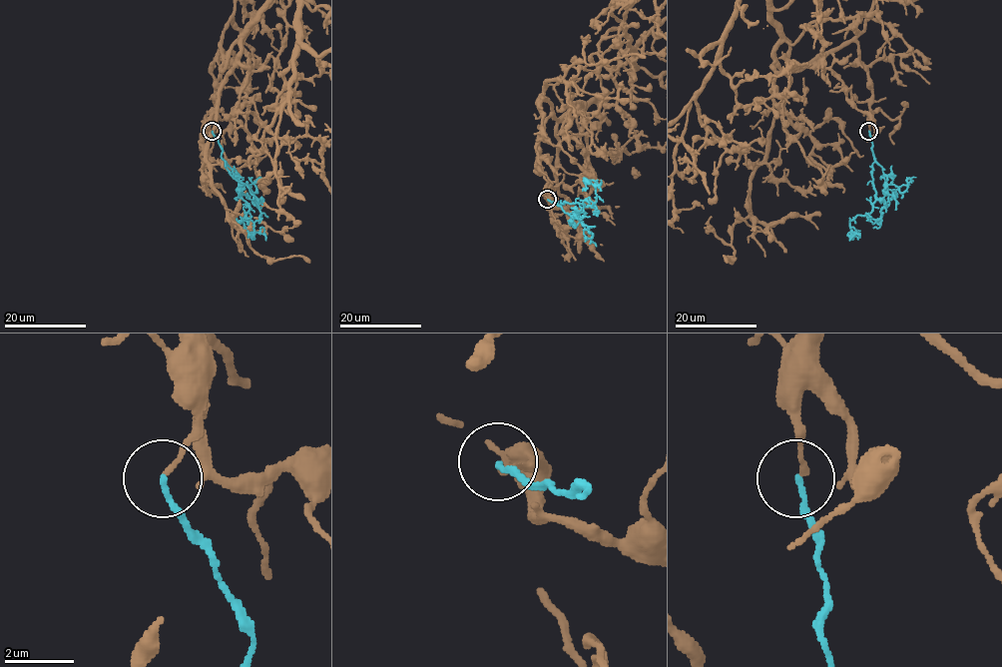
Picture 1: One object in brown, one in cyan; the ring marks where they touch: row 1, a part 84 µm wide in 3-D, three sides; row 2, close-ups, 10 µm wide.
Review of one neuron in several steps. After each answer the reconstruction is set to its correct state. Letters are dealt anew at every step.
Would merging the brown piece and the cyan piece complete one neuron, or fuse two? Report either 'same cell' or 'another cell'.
another cell

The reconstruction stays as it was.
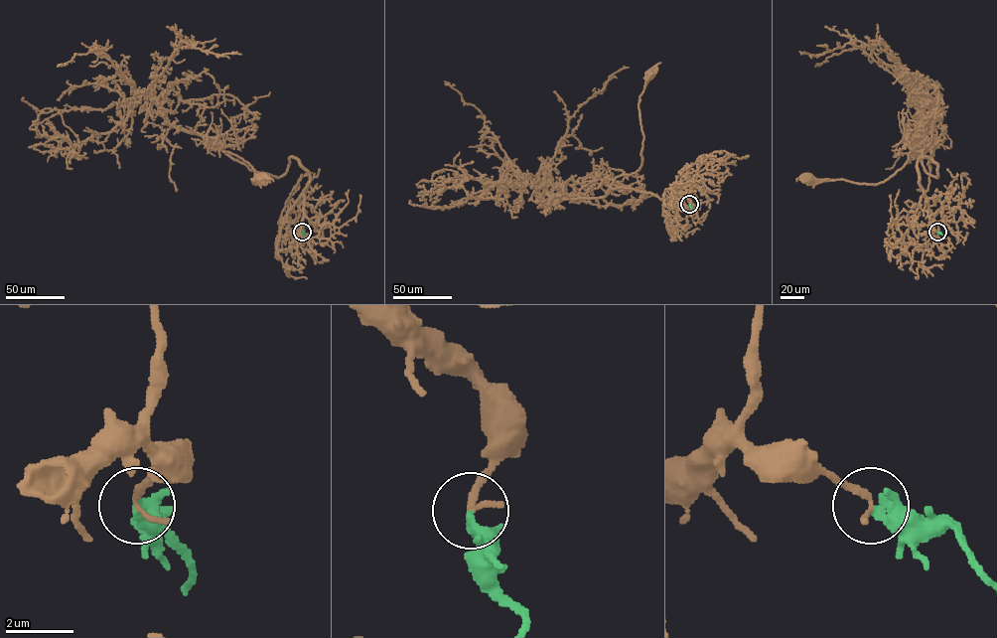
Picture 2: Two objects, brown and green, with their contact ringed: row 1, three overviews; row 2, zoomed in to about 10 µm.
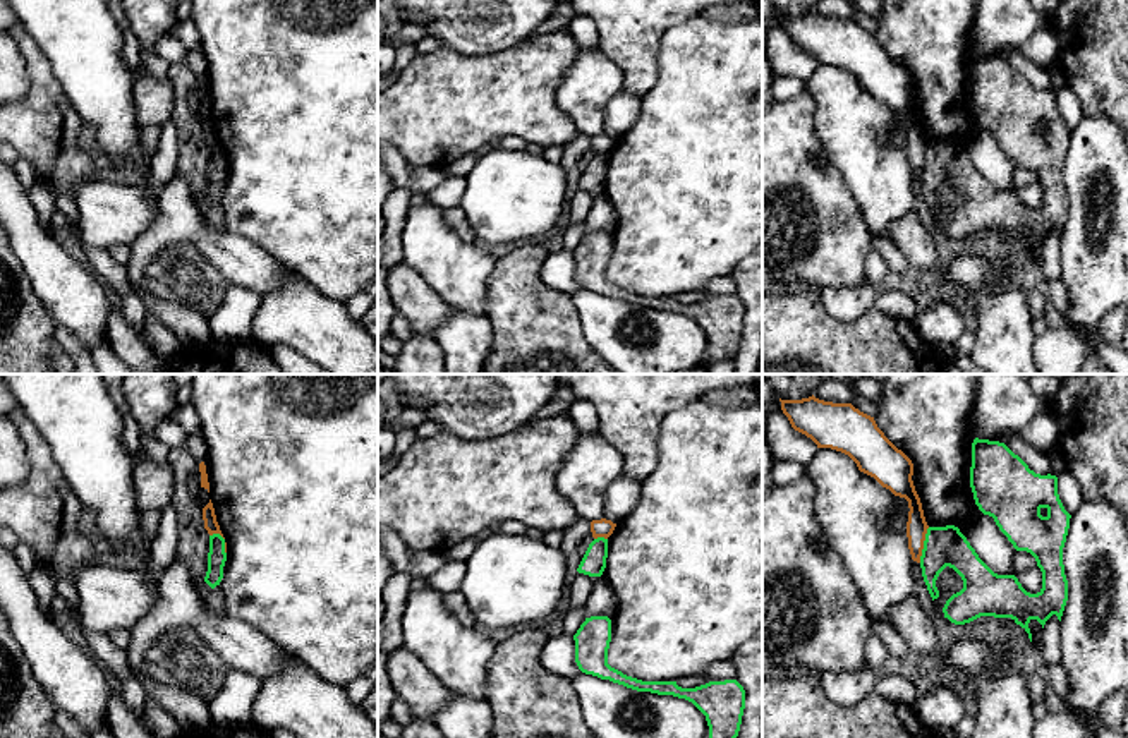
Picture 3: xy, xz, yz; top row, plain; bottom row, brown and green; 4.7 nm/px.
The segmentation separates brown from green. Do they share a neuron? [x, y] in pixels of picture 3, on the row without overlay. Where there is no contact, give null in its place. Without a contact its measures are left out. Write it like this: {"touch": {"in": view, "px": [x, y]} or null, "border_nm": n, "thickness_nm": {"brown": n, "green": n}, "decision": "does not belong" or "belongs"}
{"touch": {"in": "yz", "px": [922, 160]}, "border_nm": 180, "thickness_nm": {"brown": 100, "green": 190}, "decision": "does not belong"}

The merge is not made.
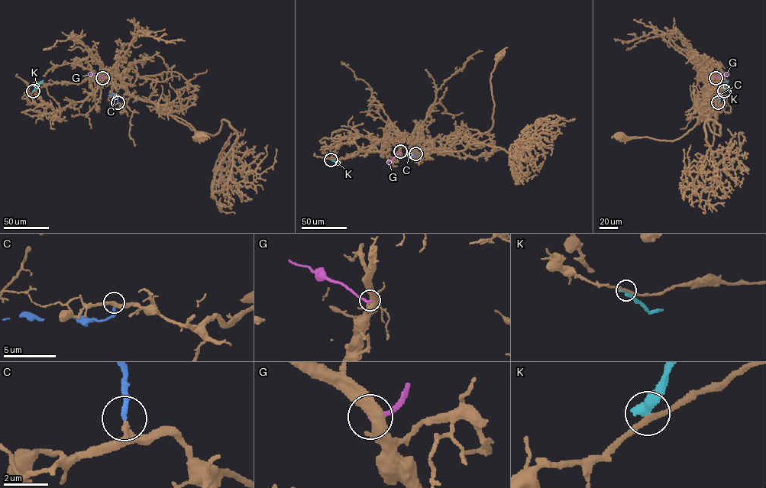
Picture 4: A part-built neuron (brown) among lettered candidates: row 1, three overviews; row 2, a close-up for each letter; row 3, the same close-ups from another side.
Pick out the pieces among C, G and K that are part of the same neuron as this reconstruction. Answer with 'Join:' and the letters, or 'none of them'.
Join: C

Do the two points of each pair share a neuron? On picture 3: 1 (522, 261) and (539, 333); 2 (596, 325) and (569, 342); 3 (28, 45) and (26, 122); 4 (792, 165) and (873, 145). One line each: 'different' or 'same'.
1: same
2: different
3: same
4: different

